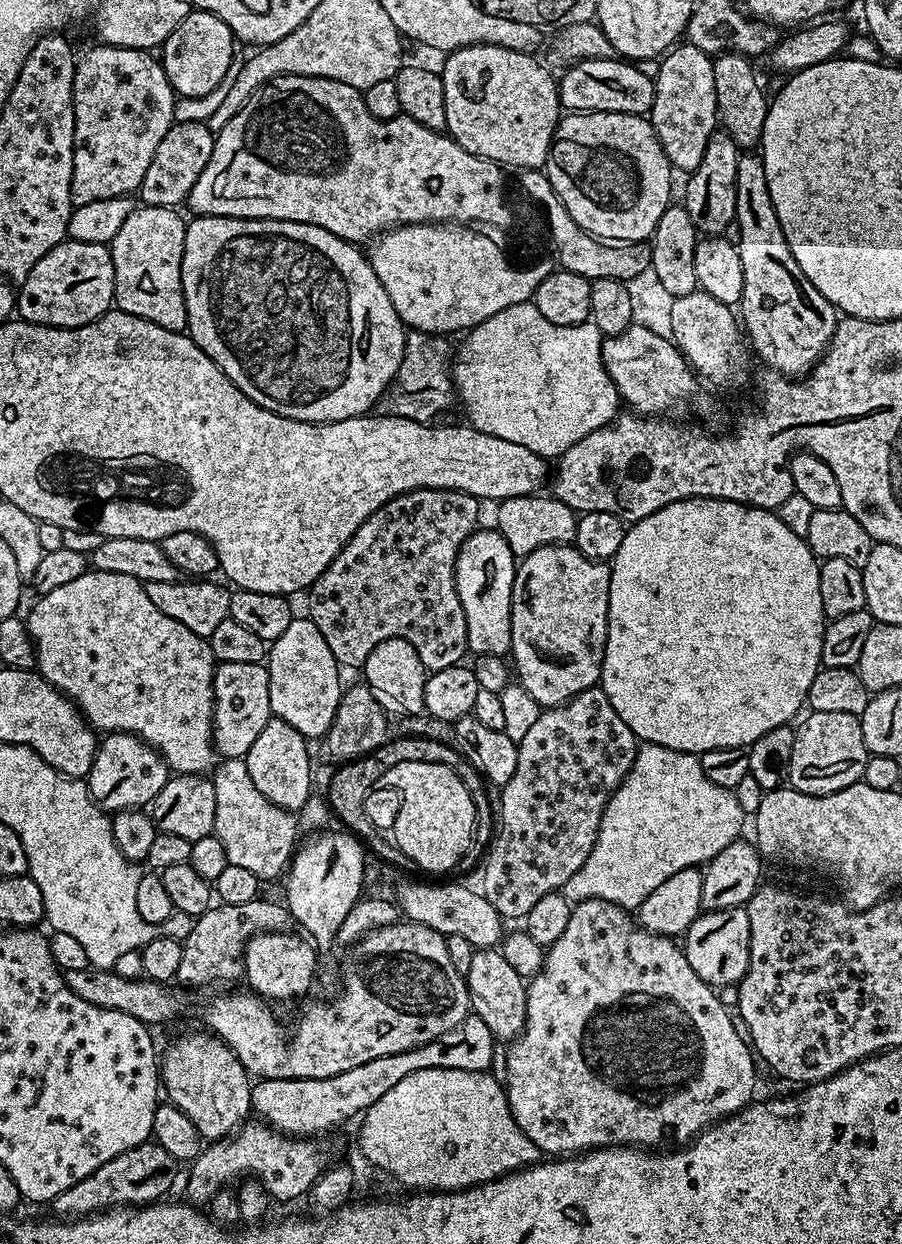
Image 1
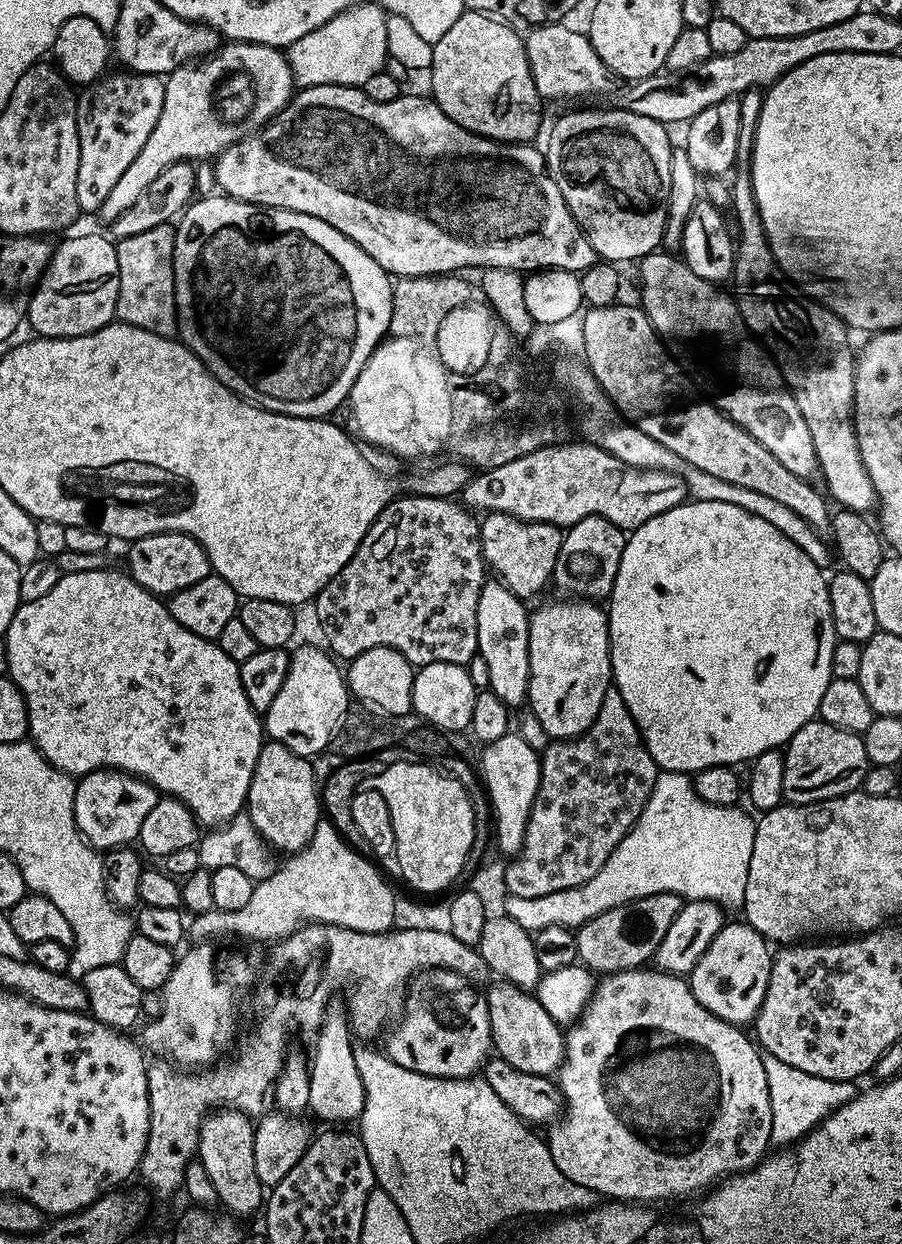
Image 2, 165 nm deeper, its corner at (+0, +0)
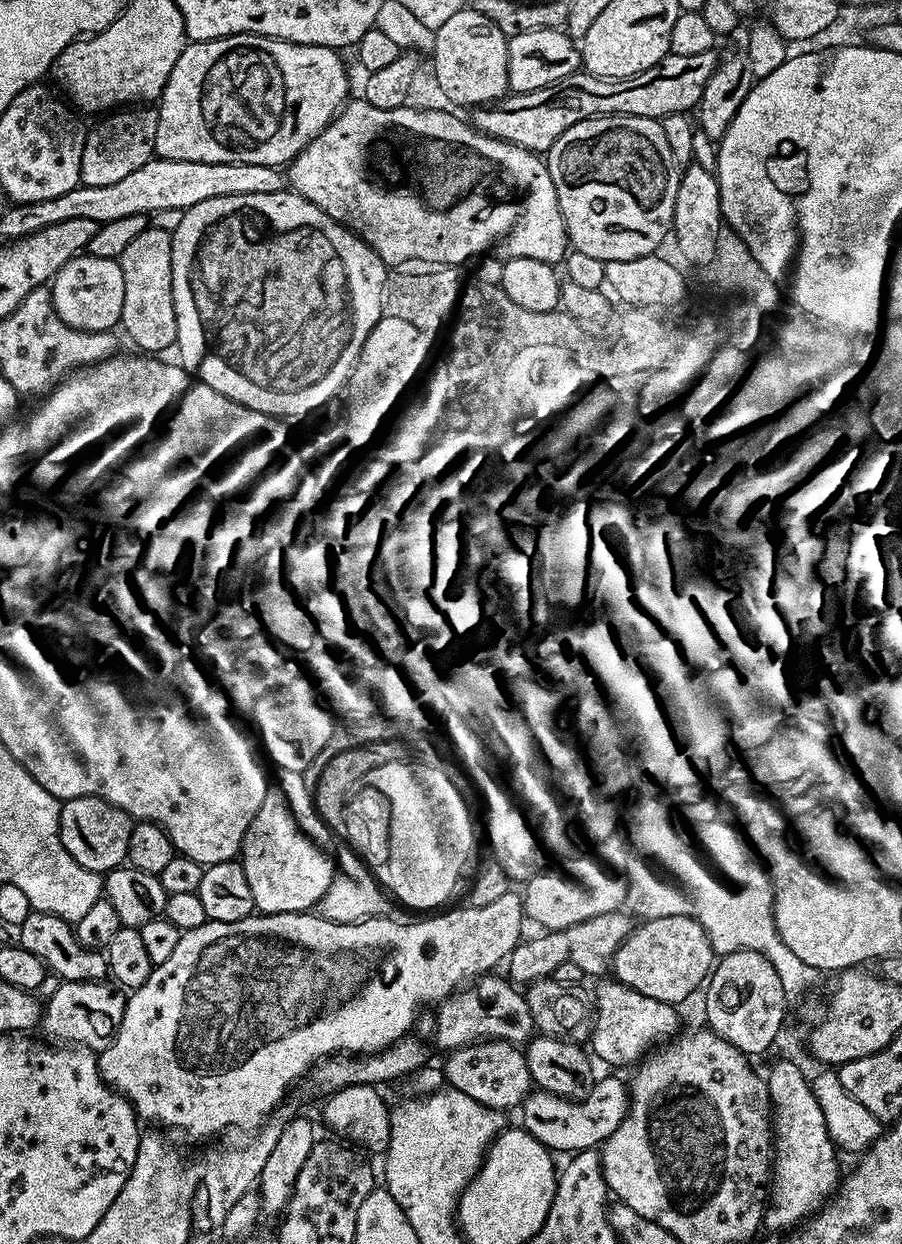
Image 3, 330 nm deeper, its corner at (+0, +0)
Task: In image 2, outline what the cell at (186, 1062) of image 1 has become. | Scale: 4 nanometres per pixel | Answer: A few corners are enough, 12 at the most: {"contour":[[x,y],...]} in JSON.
{"contour":[[231,1106],[200,1123],[198,1163],[233,1217],[261,1211],[253,1117]]}

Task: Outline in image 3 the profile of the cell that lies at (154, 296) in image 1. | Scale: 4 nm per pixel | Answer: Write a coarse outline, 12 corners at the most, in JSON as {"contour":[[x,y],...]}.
{"contour":[[147,226],[119,256],[119,327],[144,354],[178,340],[172,232]]}

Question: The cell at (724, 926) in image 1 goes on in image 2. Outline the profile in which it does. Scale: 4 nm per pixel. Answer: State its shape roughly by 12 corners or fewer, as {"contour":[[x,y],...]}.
{"contour":[[746,922],[718,930],[690,973],[694,998],[748,1026],[774,952]]}

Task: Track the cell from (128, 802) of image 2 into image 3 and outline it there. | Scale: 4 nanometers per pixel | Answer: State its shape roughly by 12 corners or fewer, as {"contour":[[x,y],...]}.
{"contour":[[97,796],[60,806],[62,846],[107,874],[127,861],[133,823]]}

